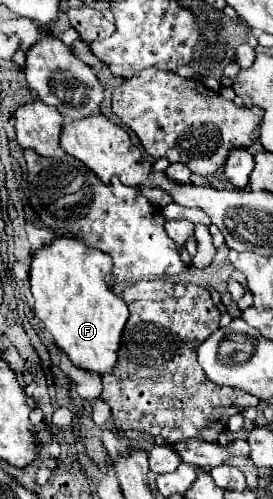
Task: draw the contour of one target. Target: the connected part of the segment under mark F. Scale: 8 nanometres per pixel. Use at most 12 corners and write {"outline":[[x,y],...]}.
{"outline":[[72,236],[32,254],[34,312],[74,366],[116,366],[112,258]]}

